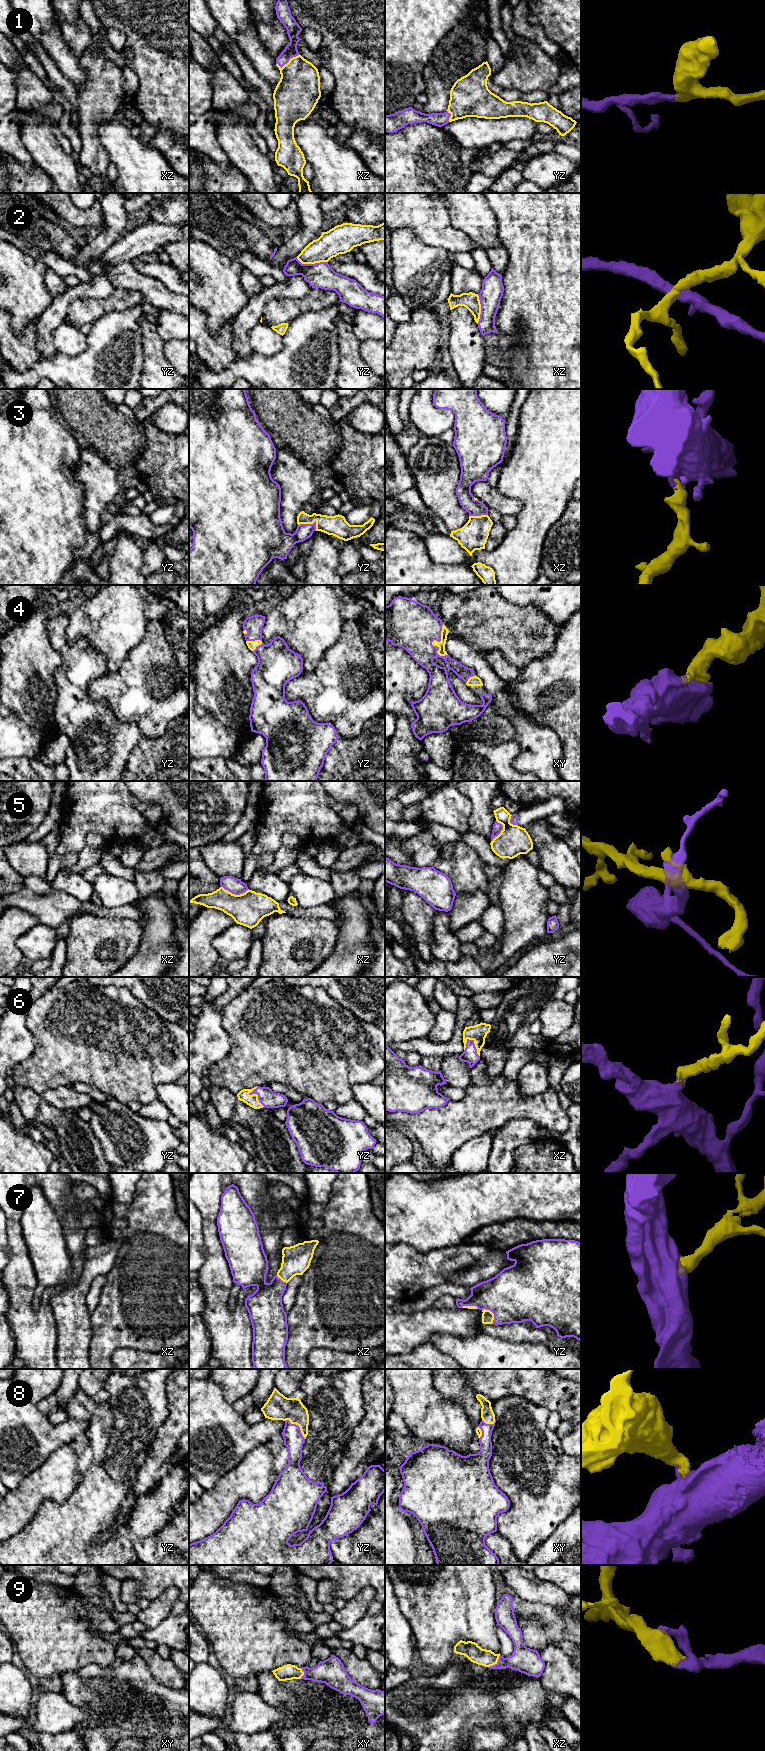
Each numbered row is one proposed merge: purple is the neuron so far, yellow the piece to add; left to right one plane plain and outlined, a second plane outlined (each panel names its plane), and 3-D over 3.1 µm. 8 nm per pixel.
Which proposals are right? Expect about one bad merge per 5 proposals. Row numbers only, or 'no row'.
1, 3, 4, 6, 7, 8, 9

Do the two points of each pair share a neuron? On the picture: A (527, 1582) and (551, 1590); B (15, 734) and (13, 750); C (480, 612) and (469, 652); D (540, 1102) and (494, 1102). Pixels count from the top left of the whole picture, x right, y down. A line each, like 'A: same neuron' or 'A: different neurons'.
A: same neuron
B: same neuron
C: different neurons
D: same neuron

